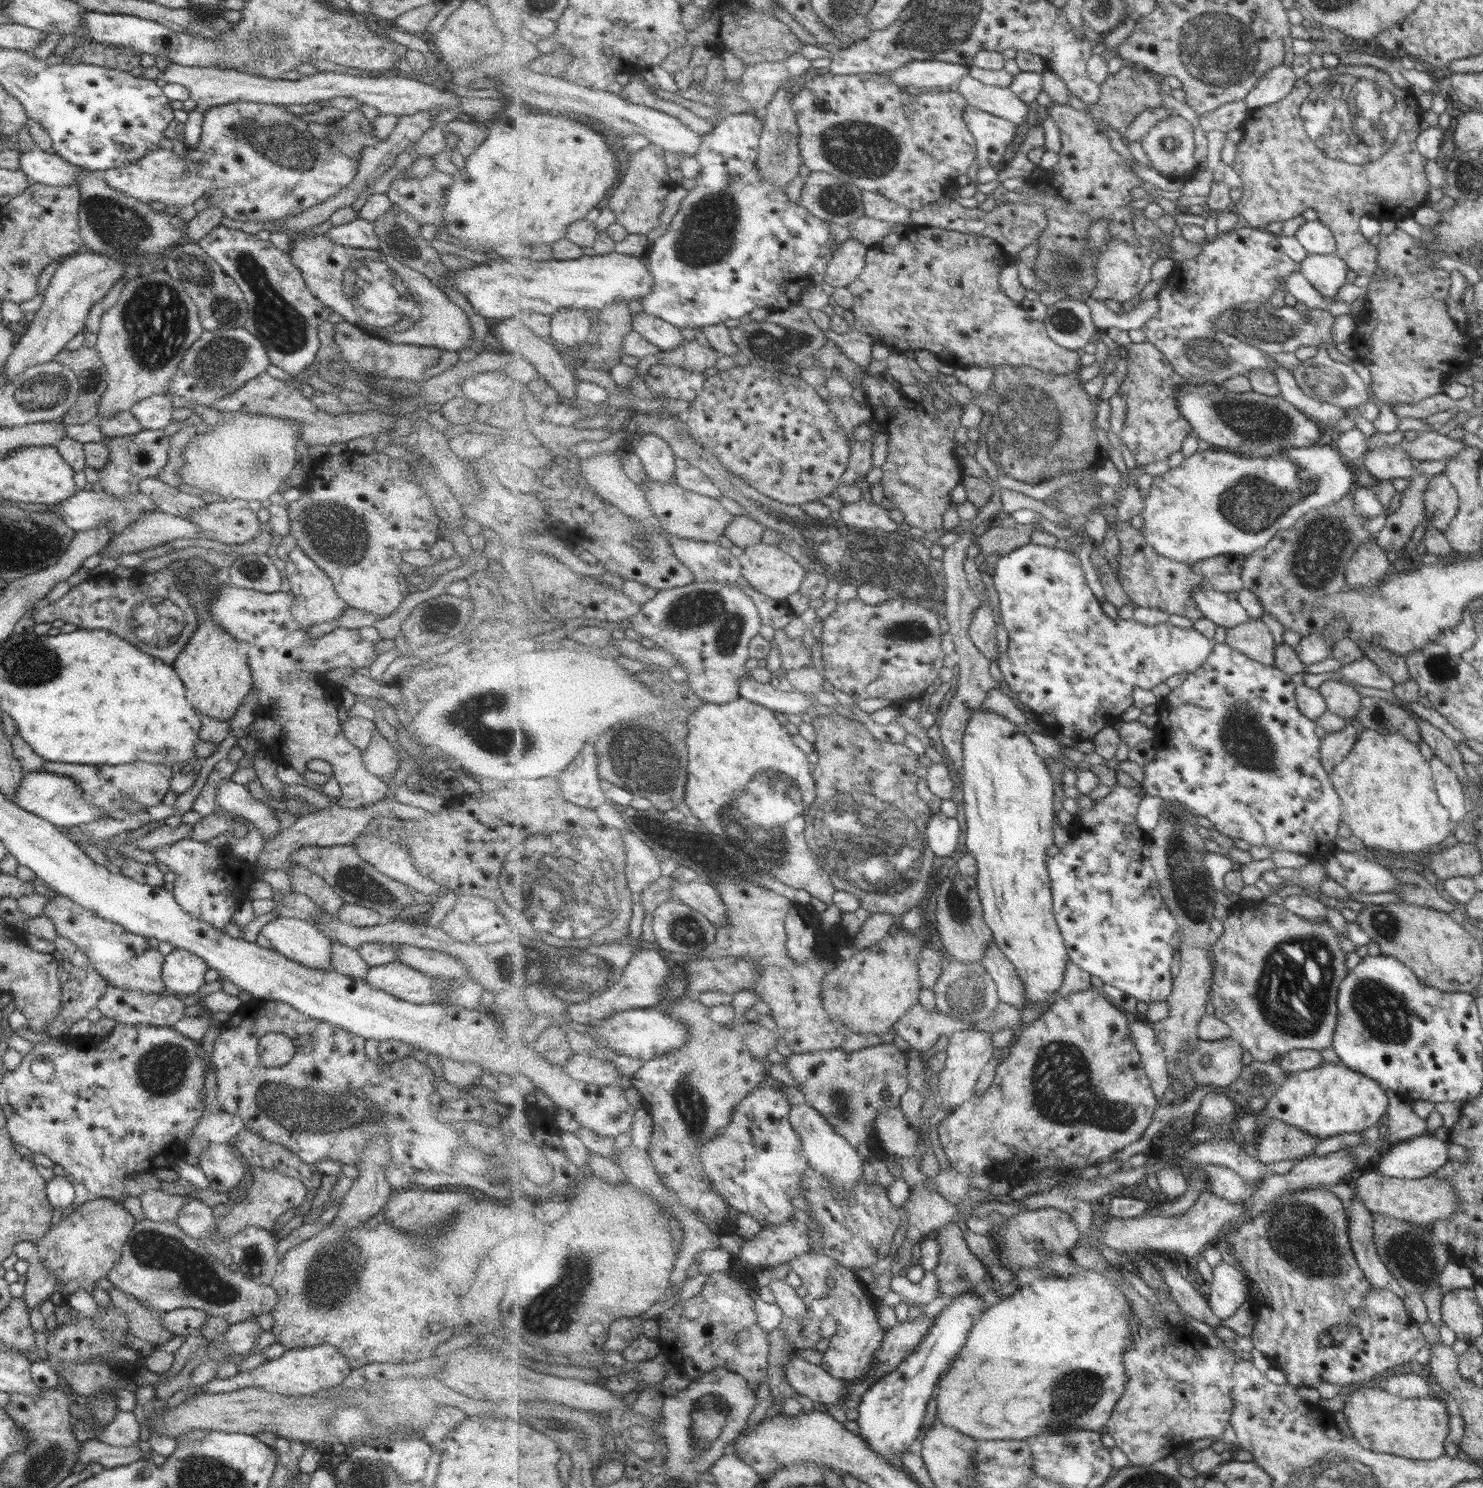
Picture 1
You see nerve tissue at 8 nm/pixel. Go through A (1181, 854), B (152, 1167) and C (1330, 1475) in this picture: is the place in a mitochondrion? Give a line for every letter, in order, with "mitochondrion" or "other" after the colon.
A: mitochondrion
B: other
C: mitochondrion

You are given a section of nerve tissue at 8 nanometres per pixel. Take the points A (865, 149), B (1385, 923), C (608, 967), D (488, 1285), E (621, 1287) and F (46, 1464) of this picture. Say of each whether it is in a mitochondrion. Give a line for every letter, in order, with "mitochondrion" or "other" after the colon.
A: mitochondrion
B: mitochondrion
C: other
D: other
E: other
F: mitochondrion

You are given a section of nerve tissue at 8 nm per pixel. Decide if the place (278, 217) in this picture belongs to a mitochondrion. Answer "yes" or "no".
no

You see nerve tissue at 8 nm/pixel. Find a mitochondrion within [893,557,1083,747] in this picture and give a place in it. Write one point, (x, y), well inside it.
(1050, 622)

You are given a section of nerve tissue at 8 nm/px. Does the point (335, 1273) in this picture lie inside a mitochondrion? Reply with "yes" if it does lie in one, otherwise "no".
yes

